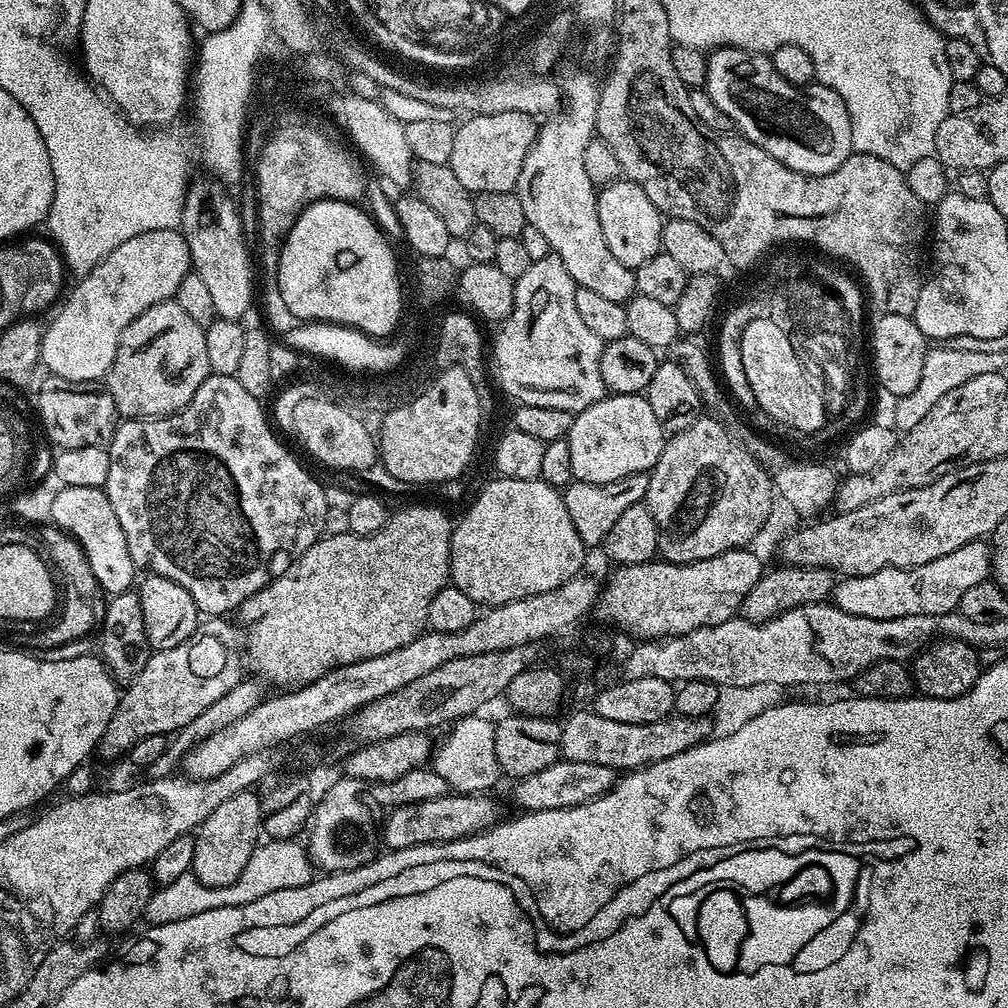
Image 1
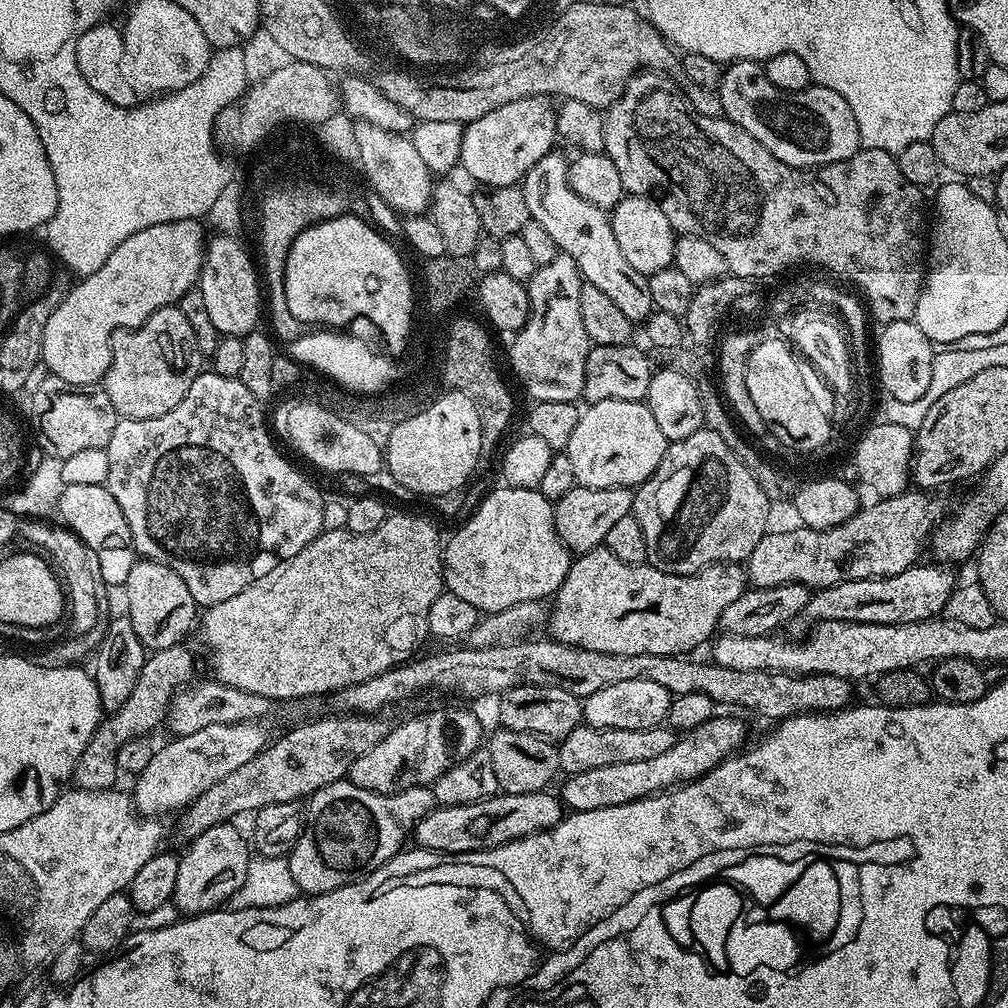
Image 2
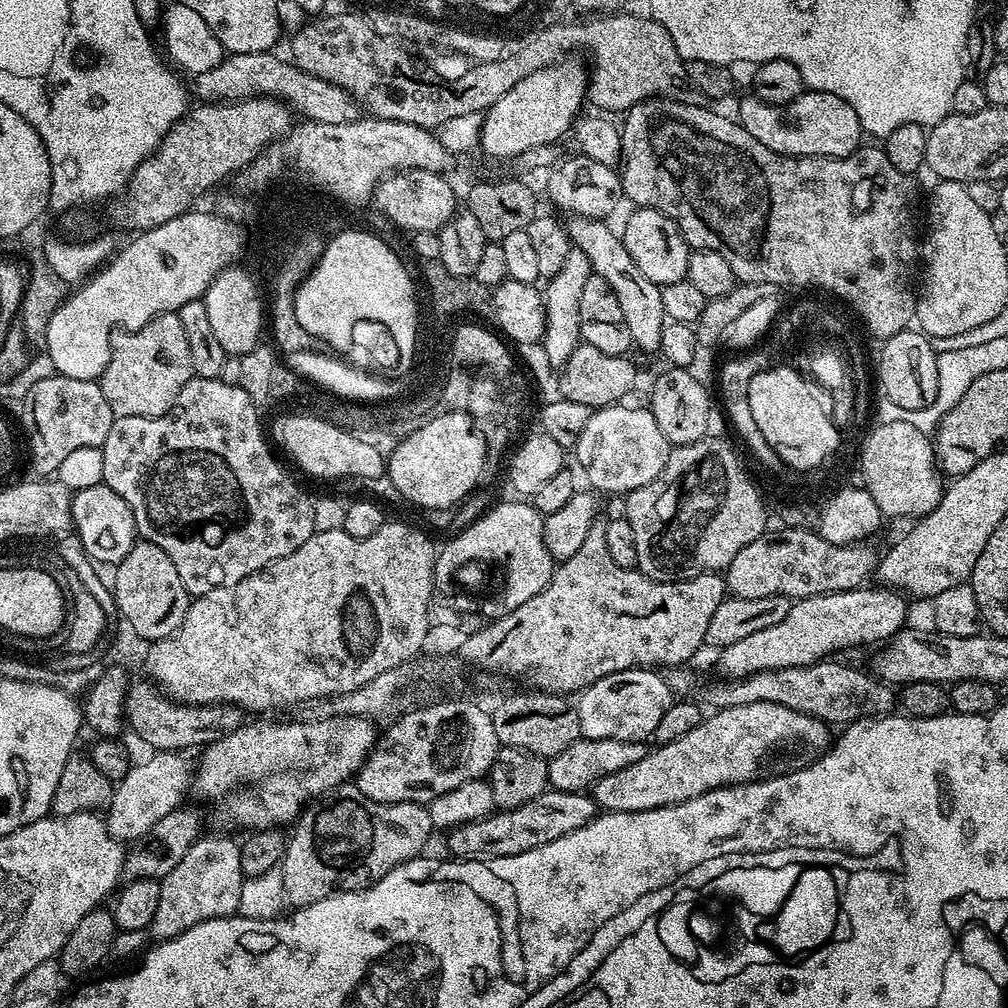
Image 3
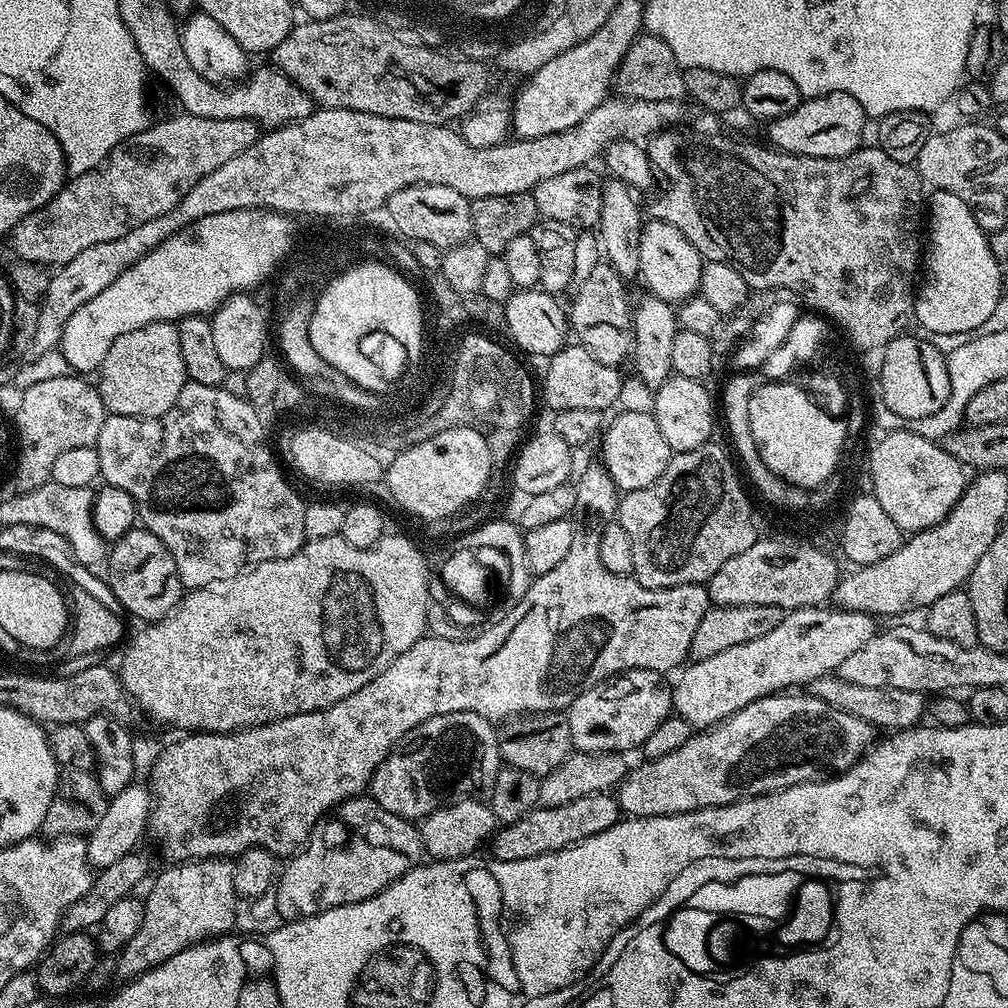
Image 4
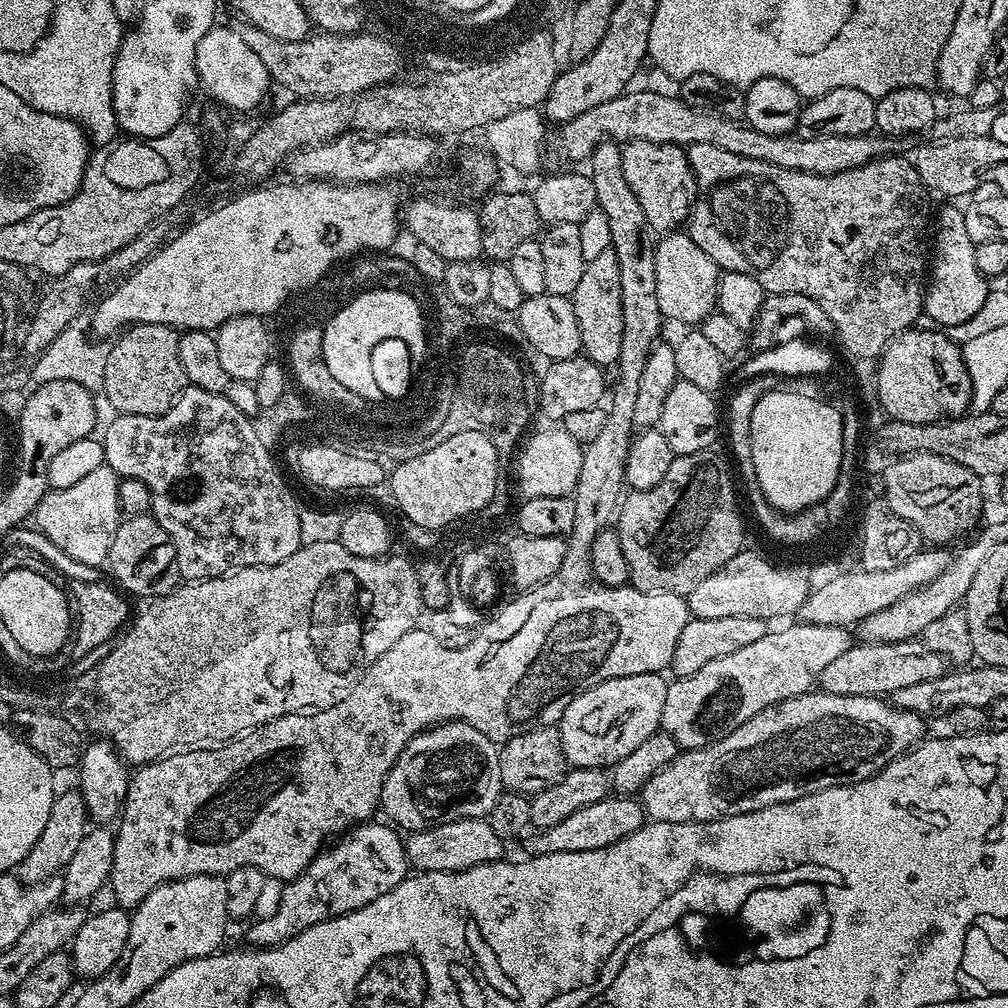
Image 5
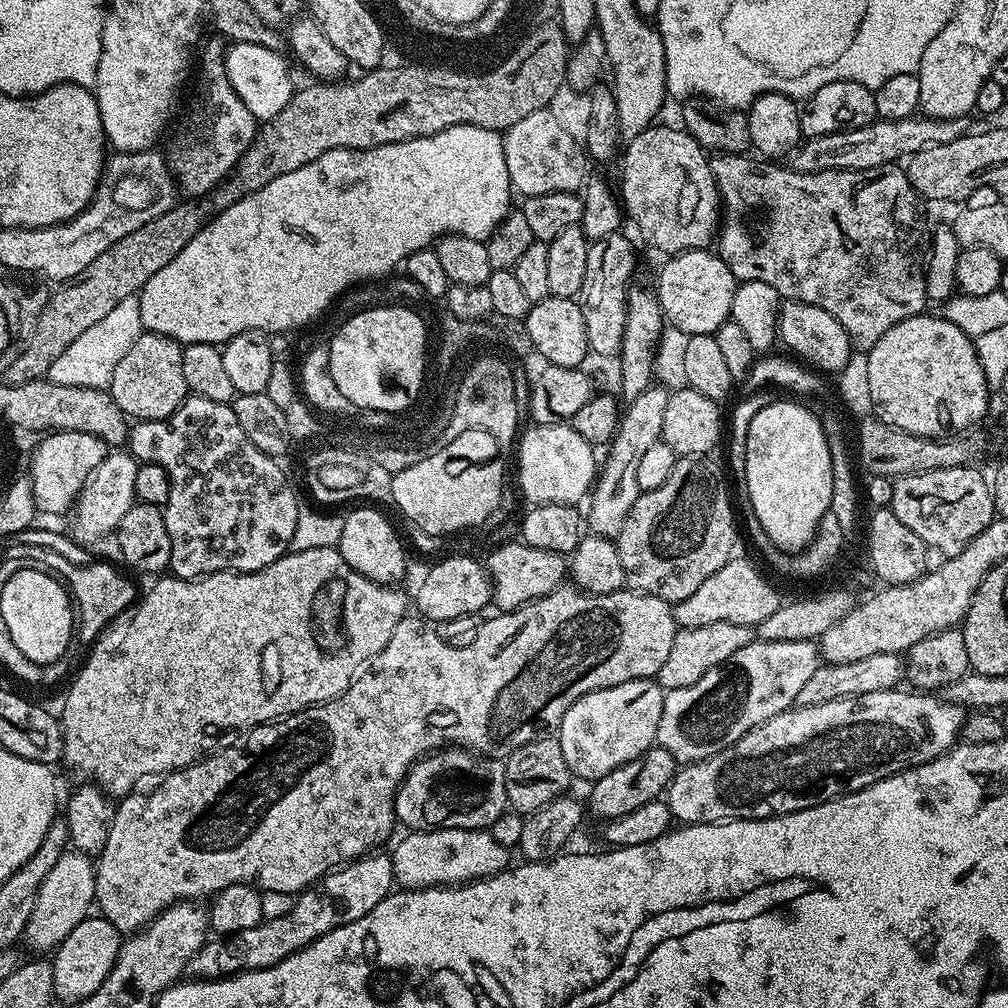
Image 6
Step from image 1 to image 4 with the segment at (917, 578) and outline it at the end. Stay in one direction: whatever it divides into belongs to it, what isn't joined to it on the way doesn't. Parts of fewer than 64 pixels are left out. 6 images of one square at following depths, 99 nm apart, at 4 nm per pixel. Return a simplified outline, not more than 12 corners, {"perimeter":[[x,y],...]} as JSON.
{"perimeter":[[793,608],[770,634],[692,660],[672,707],[707,730],[831,676],[877,617]]}

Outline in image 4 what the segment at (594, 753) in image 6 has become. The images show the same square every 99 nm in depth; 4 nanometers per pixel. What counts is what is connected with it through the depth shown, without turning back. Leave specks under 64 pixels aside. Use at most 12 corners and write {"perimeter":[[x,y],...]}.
{"perimeter":[[650,670],[619,672],[566,710],[577,752],[639,749],[673,711]]}

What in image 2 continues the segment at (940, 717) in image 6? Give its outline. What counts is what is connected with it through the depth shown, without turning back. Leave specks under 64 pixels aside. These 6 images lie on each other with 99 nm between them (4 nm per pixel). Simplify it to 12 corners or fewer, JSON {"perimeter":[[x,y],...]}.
{"perimeter":[[717,714],[642,762],[571,773],[573,813],[606,810],[705,776],[745,744]]}

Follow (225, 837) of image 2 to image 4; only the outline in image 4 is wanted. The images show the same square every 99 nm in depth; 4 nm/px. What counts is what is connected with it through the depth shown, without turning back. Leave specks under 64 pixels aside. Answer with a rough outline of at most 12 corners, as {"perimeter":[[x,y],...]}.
{"perimeter":[[228,858],[173,863],[116,956],[135,980],[231,933]]}

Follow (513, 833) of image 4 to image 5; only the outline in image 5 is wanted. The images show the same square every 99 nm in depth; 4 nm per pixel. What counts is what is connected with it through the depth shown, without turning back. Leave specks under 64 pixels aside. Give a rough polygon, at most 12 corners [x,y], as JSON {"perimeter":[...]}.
{"perimeter":[[610,794],[533,831],[538,857],[602,850],[637,832],[639,799]]}

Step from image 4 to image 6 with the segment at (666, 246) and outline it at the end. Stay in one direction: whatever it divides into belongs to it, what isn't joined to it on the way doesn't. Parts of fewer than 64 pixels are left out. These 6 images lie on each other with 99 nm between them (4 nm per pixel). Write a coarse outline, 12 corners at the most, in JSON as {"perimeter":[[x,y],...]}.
{"perimeter":[[712,250],[677,252],[654,284],[685,337],[732,315],[736,276]]}

